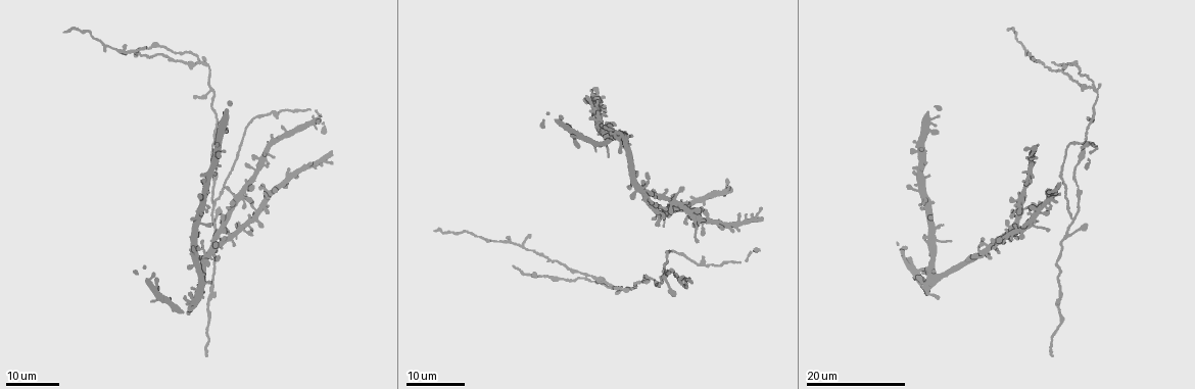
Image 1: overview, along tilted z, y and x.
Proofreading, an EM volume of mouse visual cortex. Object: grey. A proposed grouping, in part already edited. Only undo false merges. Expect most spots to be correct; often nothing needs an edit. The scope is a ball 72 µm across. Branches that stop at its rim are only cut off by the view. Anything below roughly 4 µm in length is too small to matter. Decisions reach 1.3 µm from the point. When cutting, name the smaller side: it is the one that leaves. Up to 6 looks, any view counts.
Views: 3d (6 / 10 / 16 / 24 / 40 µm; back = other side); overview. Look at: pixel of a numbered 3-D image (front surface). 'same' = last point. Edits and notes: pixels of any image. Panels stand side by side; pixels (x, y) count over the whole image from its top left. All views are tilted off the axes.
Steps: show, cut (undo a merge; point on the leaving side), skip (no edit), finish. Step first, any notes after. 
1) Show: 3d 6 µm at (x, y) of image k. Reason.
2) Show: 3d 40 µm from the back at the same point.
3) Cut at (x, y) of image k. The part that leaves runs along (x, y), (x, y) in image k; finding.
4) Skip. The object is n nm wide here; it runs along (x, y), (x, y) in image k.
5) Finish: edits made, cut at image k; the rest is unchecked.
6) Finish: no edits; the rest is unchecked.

Show: 3d 16 µm at (609, 289) of image 1. Thin arm on a thick one.

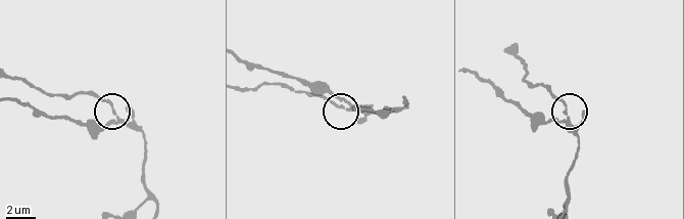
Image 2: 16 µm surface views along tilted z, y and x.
Show: 3d 10 µm at (564, 115) of image 2.

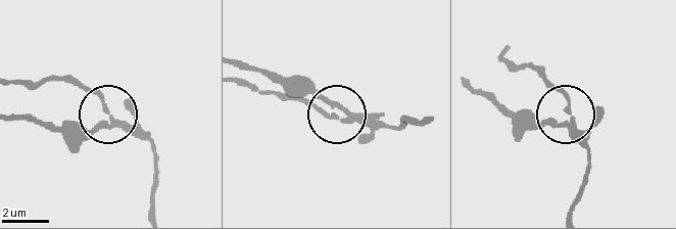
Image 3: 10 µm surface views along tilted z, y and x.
Cut at (102, 127) of image 3. 3 arms meet here; the part that leaves runs along (359, 120), (243, 67) in image 3; a second cell is stuck on.

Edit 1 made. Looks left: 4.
Show: overview.

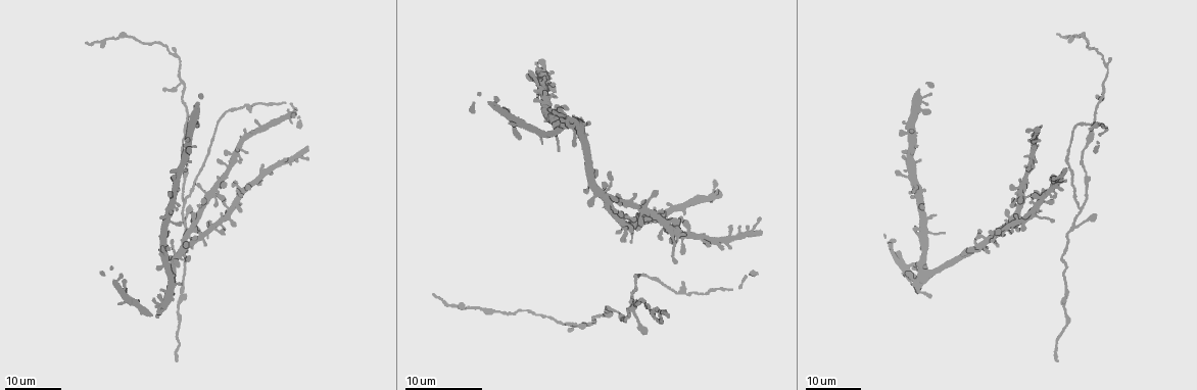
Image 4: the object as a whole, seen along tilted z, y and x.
Show: 3d 24 µm at (1078, 35) of image 4. Calibre changes.

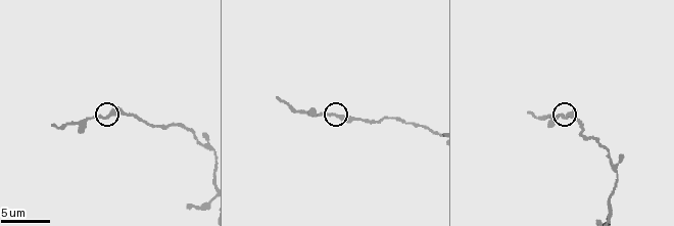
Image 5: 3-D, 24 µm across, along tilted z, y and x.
Show: 3d 6 µm at (106, 116) of image 5.

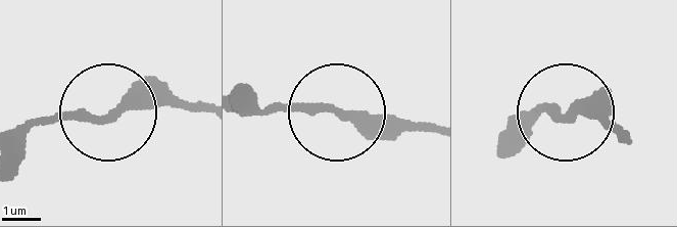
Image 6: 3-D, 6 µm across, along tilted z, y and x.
Skip. It runs along (202, 107), (130, 102), (13, 128) in image 6; one cell here.

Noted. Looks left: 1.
Finish: edits made, cut at image 3; the rest is unchecked.

